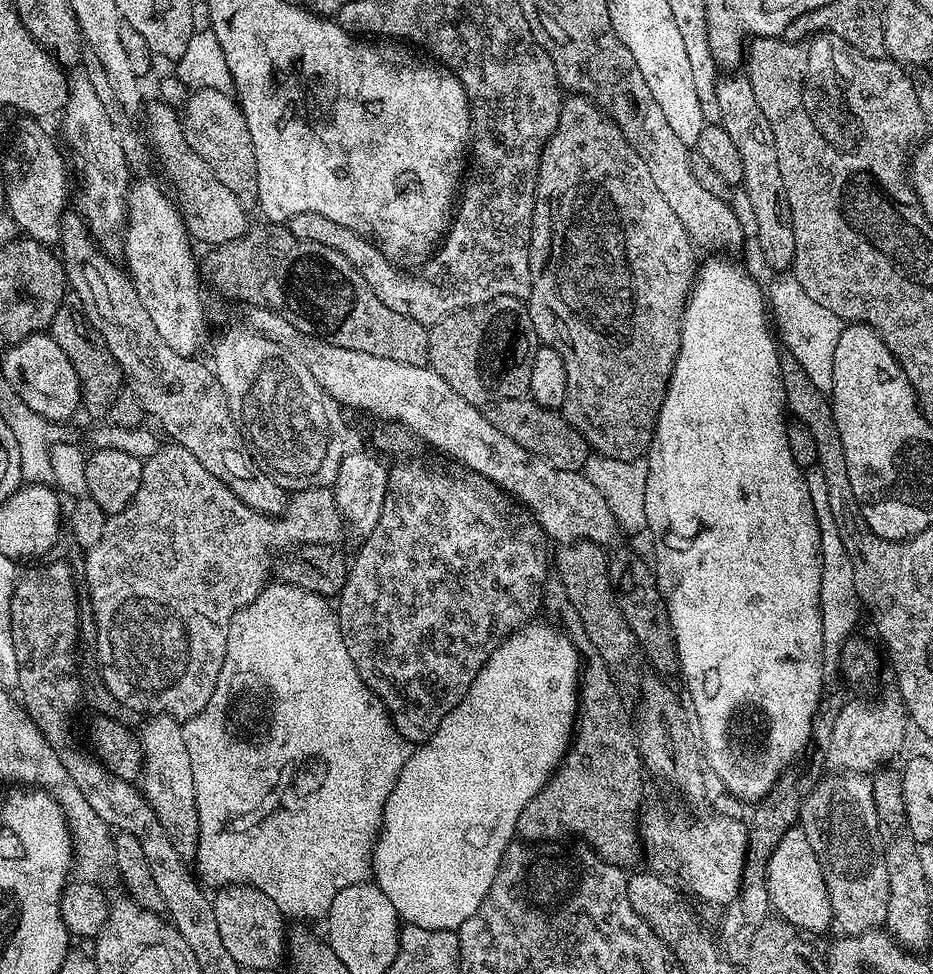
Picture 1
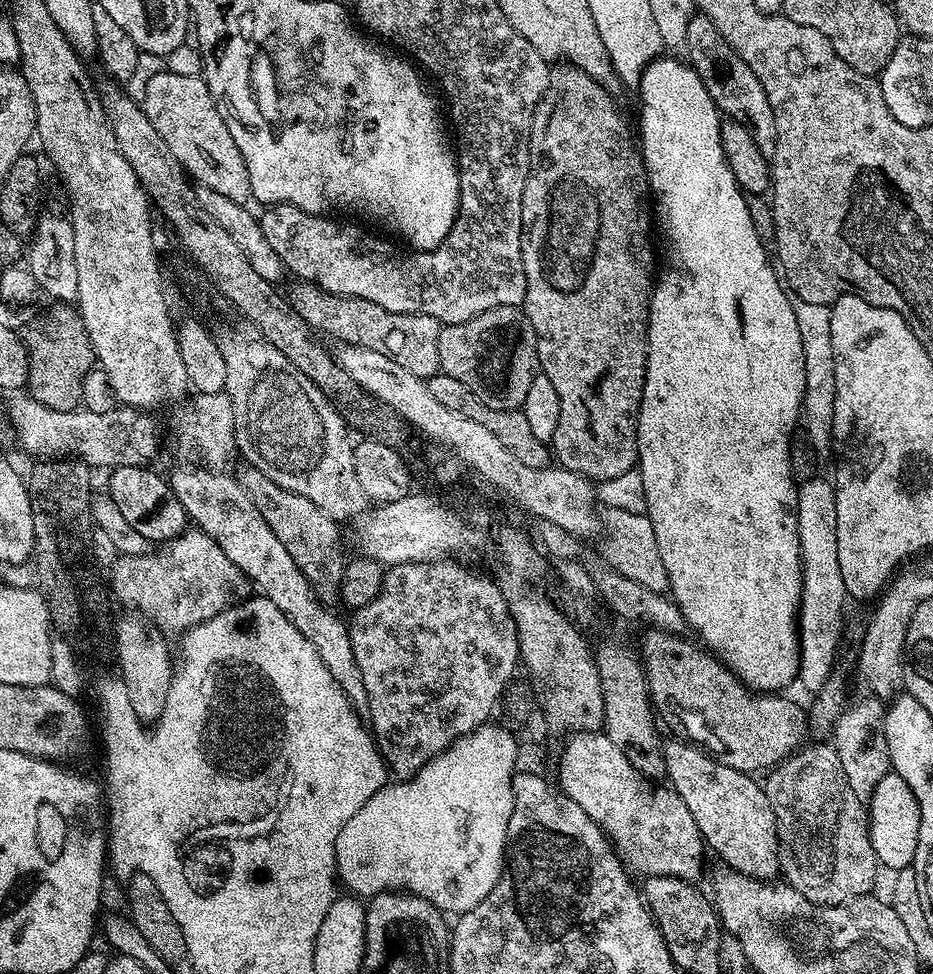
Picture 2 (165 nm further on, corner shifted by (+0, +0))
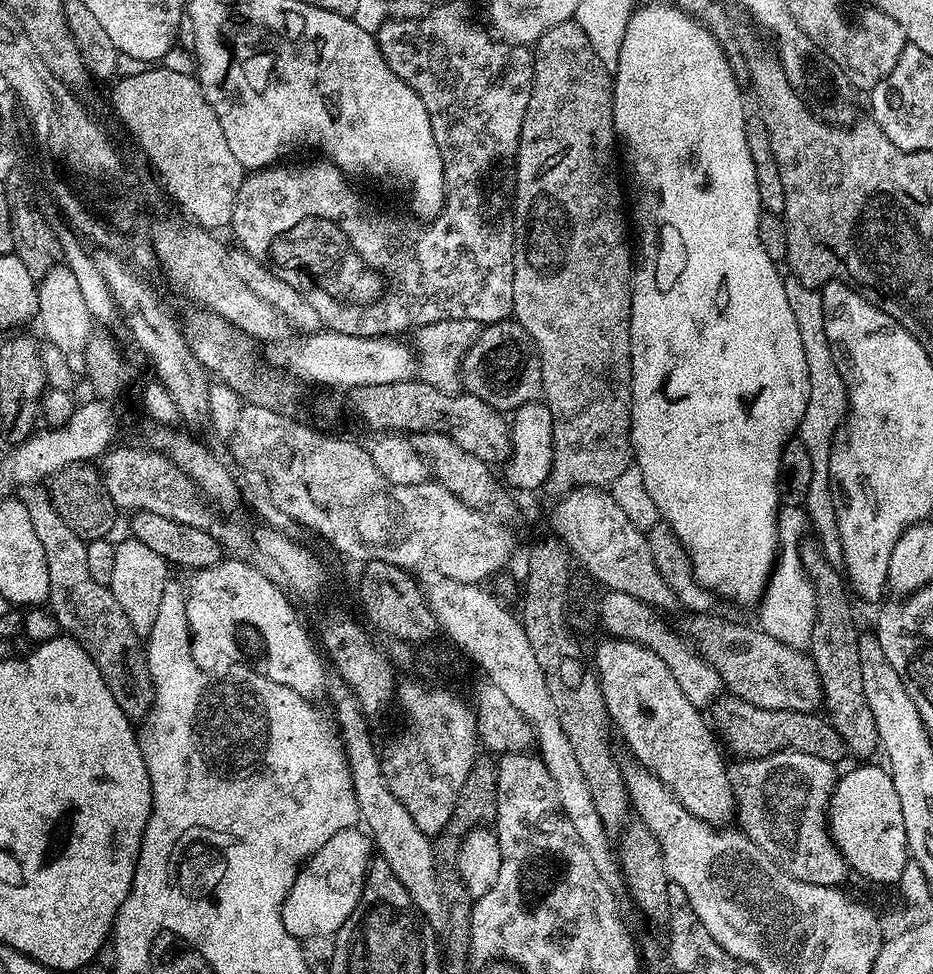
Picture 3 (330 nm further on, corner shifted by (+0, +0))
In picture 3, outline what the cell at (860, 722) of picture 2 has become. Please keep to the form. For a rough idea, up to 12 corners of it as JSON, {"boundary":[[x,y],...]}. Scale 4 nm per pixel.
{"boundary":[[815,539],[800,557],[816,591],[810,655],[823,707],[851,755],[877,751],[862,690],[861,629],[841,569]]}

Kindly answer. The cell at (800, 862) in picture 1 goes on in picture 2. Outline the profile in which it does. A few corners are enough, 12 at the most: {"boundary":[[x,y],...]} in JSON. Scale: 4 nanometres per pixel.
{"boundary":[[680,738],[670,787],[733,872],[781,871],[761,781]]}

